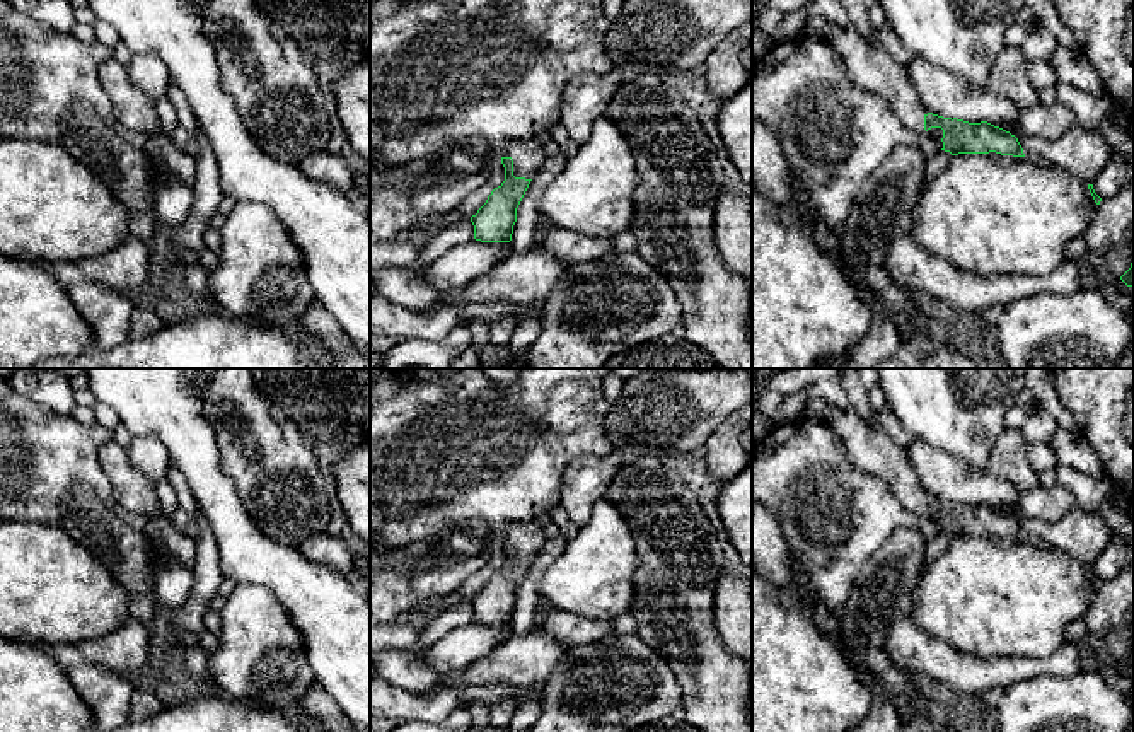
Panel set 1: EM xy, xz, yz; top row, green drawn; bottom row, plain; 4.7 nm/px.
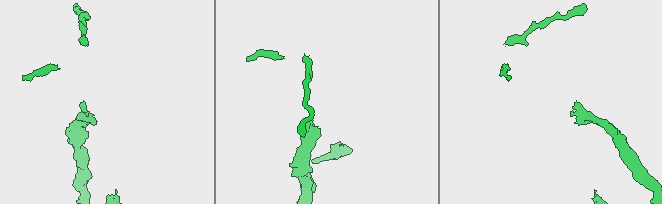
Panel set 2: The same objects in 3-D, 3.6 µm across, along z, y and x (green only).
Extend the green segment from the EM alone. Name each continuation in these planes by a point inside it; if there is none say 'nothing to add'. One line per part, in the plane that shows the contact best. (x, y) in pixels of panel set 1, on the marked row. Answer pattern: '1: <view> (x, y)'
1: yz (868, 65)

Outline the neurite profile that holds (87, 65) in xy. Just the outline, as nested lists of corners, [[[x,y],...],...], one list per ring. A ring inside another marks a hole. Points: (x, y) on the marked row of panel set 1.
[[[0,0],[0,138],[60,143],[68,107],[82,102],[130,145],[143,148],[147,135],[116,123],[101,87],[99,65],[111,55],[97,41],[84,44]]]

